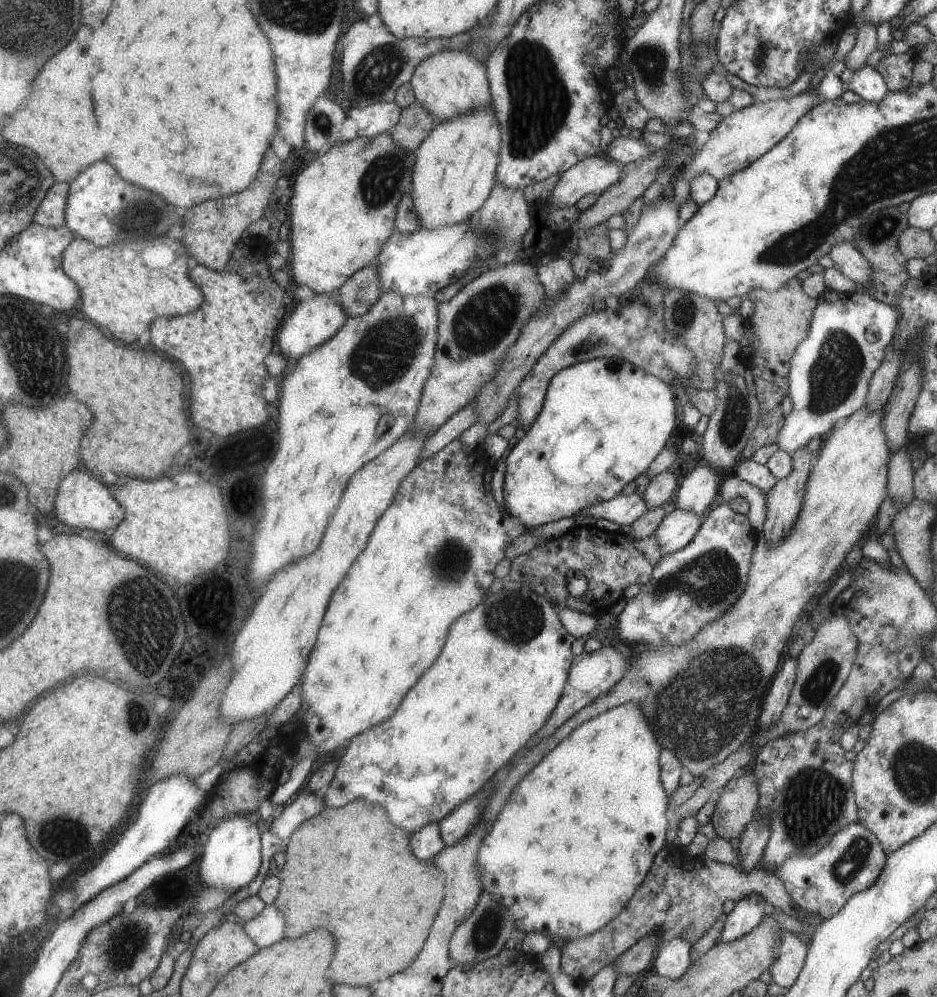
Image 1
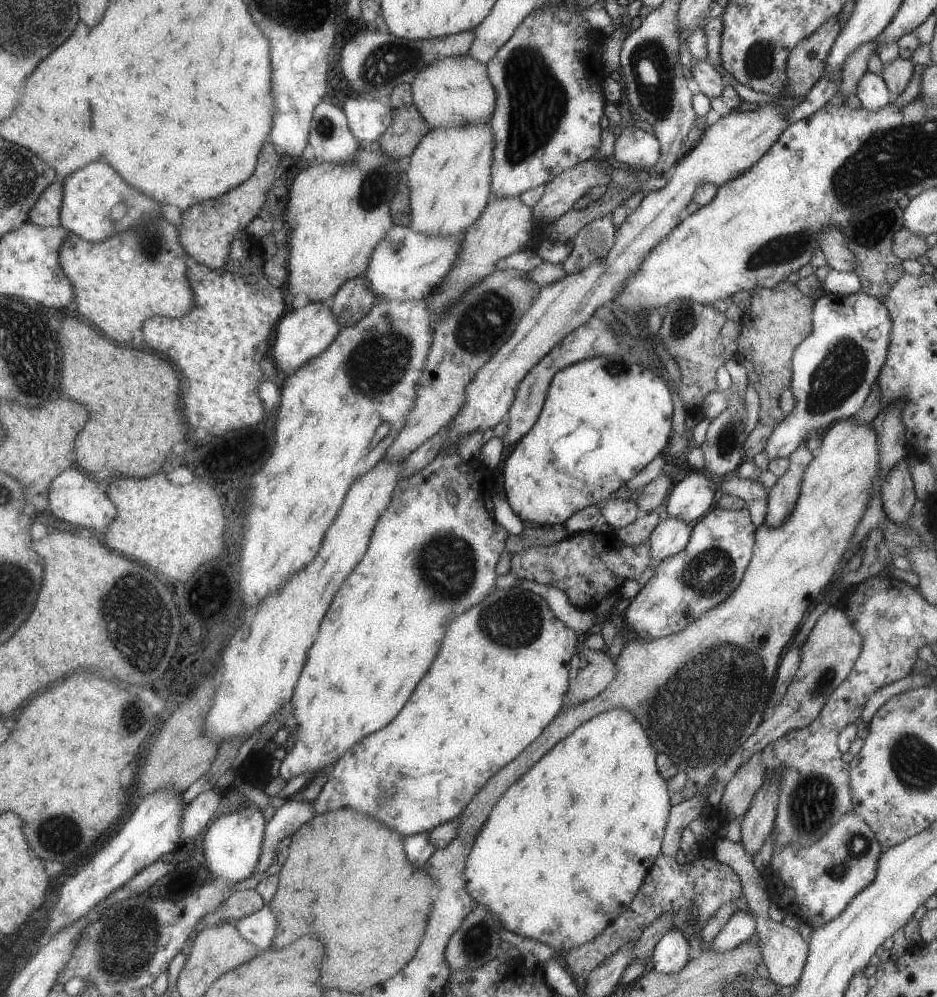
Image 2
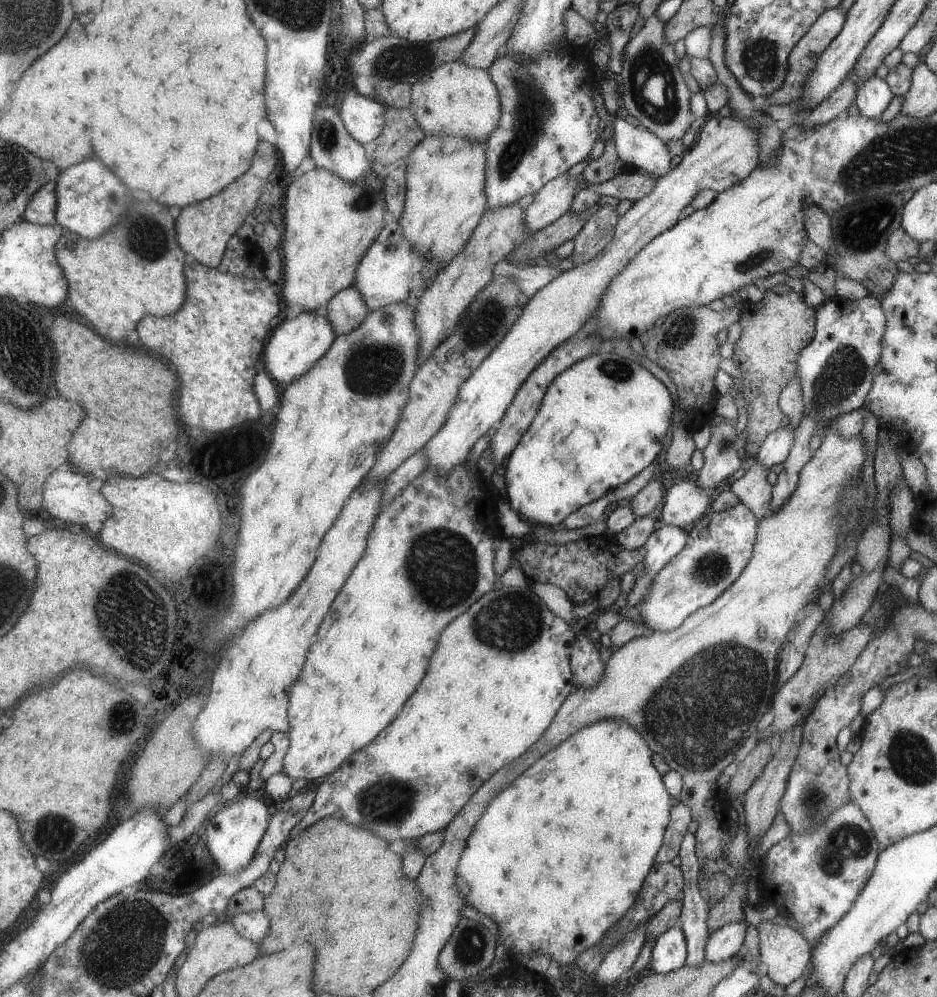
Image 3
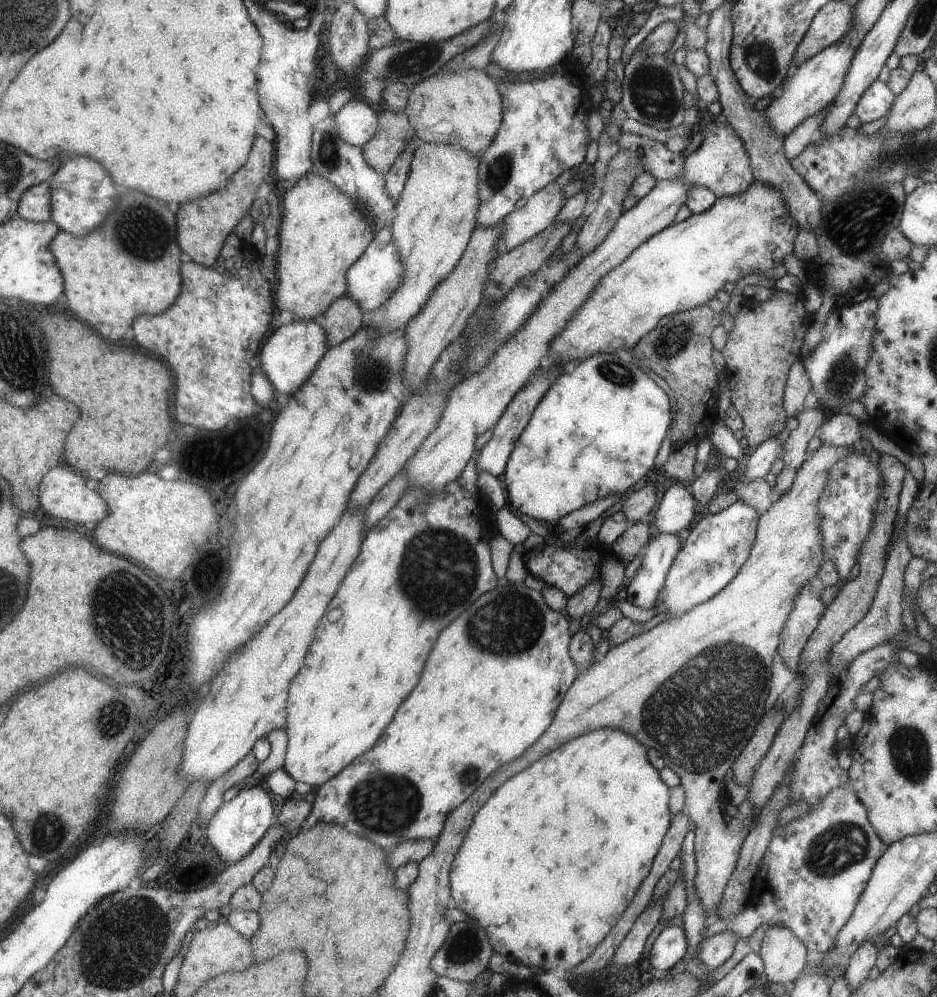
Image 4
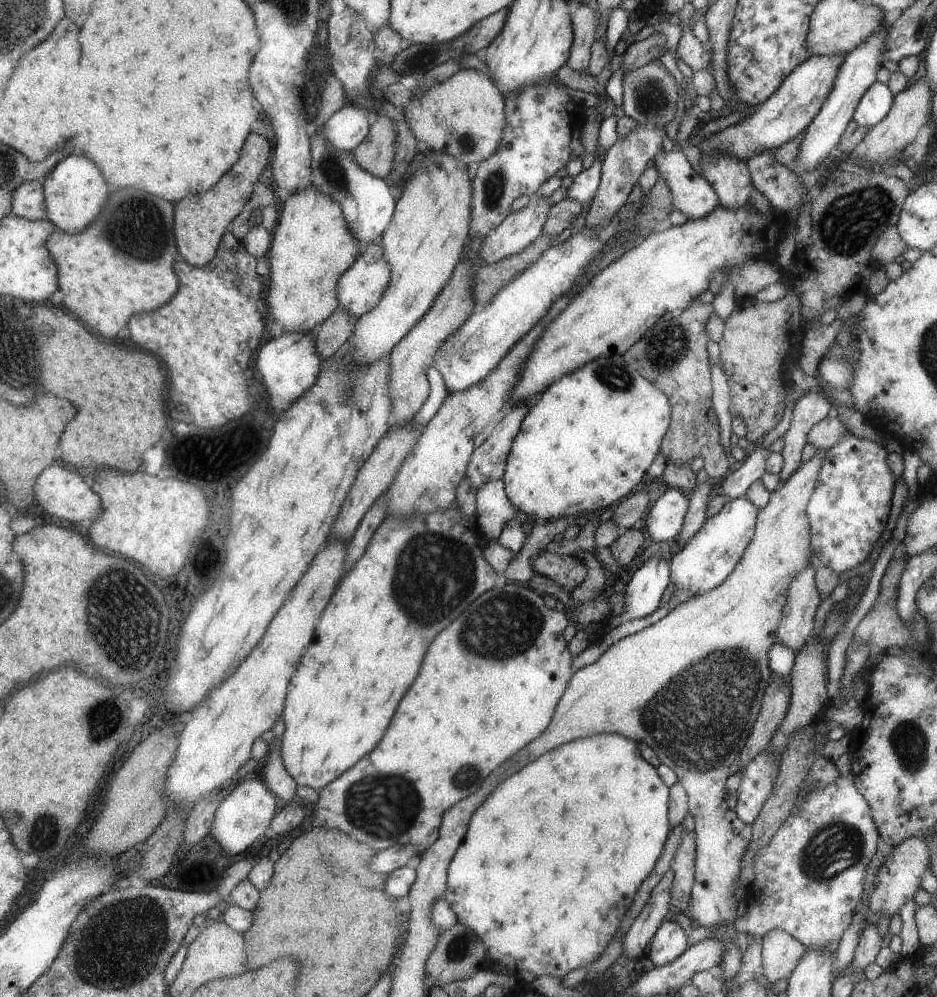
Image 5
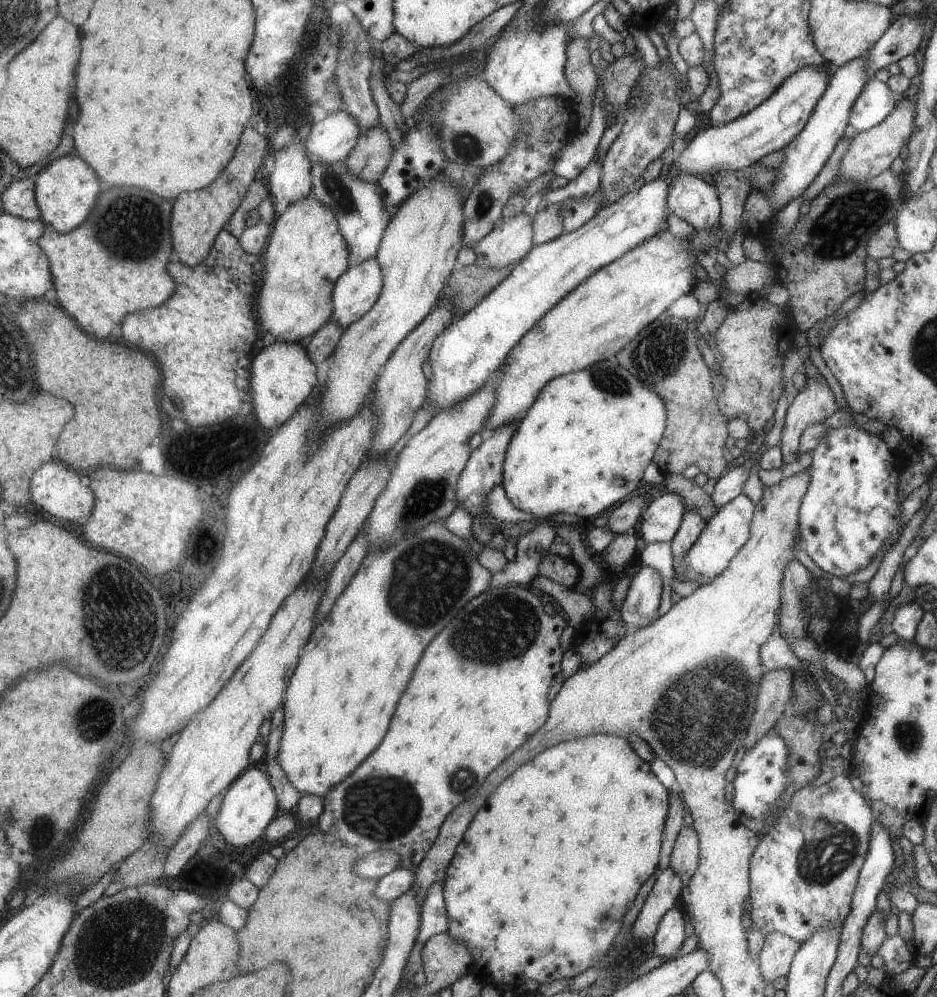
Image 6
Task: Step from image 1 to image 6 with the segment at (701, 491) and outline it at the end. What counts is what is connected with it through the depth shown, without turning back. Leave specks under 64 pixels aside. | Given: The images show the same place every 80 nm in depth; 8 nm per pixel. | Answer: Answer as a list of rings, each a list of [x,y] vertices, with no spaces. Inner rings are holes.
[[[665,493],[651,502],[645,510],[637,532],[646,544],[672,541],[681,528],[687,510],[680,494]]]

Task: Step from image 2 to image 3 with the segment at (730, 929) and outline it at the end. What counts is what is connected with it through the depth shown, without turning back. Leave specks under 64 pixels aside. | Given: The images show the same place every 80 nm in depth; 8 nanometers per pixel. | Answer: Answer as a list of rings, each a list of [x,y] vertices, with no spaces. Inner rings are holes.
[[[730,922],[713,931],[706,948],[706,960],[719,962],[739,951],[745,936],[745,922]]]

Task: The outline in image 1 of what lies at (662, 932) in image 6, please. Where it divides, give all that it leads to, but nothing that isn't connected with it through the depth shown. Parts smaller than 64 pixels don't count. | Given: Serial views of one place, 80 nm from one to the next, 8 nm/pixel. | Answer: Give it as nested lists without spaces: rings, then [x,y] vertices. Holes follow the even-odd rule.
[[[683,938],[665,940],[656,953],[655,971],[667,978],[682,978],[691,967],[693,944]]]

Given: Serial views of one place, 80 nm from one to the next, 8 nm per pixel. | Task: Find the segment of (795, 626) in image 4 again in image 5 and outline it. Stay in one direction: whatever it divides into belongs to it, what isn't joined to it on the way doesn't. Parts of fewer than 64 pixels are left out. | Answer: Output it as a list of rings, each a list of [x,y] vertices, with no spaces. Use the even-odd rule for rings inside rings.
[[[799,571],[788,584],[787,602],[784,604],[780,627],[777,628],[777,638],[781,645],[797,652],[810,639],[813,614],[820,601],[814,571]]]

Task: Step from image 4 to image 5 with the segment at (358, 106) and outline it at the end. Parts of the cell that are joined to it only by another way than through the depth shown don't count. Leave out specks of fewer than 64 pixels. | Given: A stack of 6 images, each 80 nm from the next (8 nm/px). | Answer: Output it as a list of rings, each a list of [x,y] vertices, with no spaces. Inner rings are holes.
[[[350,102],[326,121],[321,130],[336,149],[353,152],[367,138],[373,120],[367,110]]]

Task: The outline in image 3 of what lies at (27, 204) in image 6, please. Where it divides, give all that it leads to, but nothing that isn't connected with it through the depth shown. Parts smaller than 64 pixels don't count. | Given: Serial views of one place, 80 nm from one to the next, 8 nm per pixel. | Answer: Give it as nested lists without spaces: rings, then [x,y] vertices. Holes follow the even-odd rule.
[[[57,181],[46,184],[30,200],[24,219],[38,225],[57,225],[56,210],[58,207]]]

